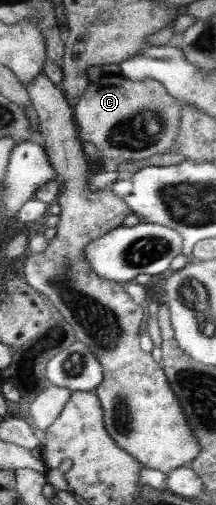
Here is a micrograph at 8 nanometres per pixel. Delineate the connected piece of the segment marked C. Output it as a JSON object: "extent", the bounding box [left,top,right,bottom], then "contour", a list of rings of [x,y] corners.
{"extent":[72,72,182,162],"contour":[[[120,72],[104,74],[94,82],[87,82],[86,90],[72,107],[79,141],[90,141],[98,149],[99,156],[120,162],[170,153],[182,118],[182,105],[162,83],[148,77],[130,80]]]}

